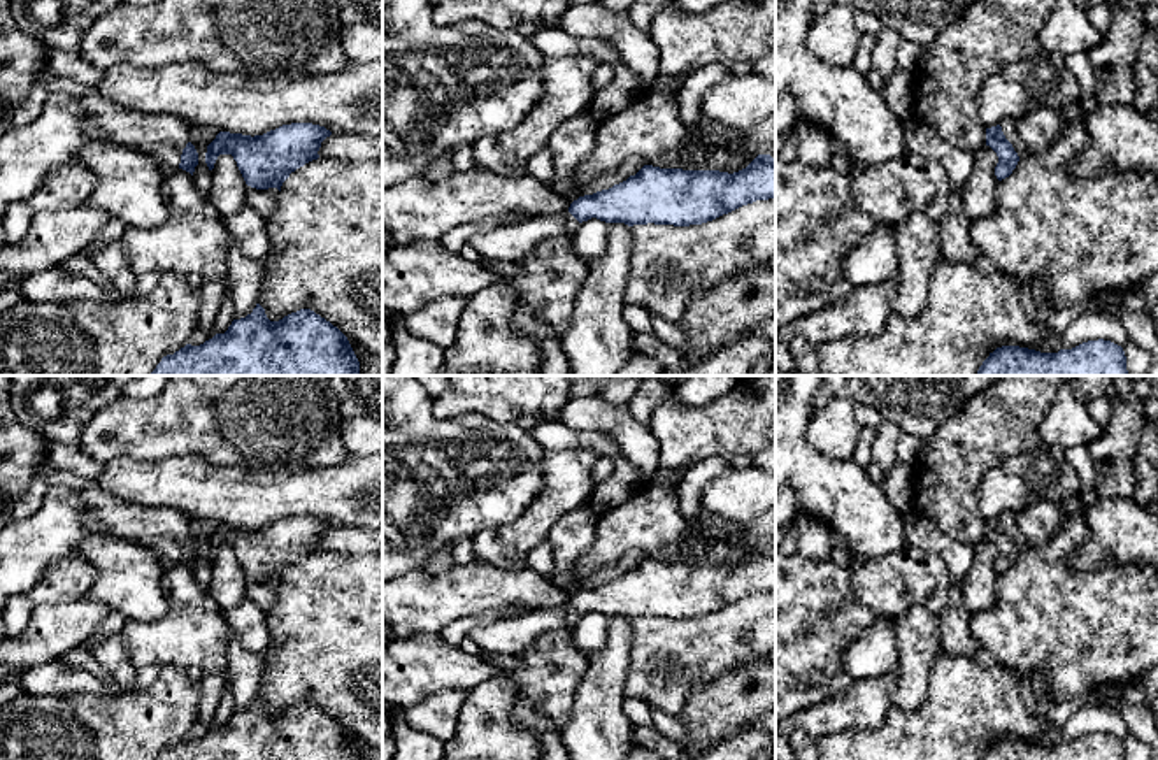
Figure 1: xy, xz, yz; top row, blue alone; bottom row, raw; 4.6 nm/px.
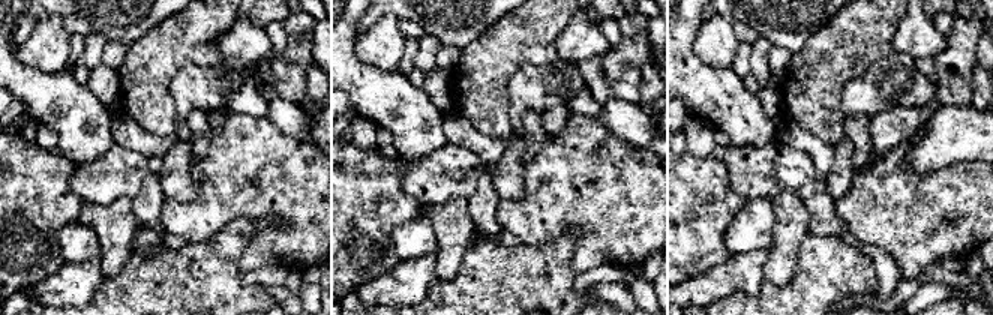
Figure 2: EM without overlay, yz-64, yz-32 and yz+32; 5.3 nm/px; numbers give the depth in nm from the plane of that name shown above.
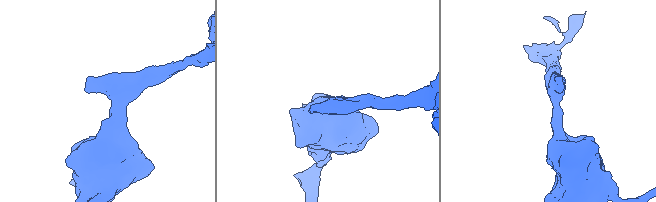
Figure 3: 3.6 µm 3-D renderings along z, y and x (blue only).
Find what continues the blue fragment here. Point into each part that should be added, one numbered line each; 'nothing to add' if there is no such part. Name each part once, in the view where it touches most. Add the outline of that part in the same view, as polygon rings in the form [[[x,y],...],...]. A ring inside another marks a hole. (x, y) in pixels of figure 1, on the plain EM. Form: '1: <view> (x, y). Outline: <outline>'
1: yz (1009, 522). Outline: [[[1004,511],[998,518],[1002,520],[1002,525],[1004,525],[1005,532],[1012,537],[1014,544],[1019,549],[1021,539],[1019,539],[1019,534],[1018,534],[1016,514],[1014,513],[1009,513],[1009,511]]]

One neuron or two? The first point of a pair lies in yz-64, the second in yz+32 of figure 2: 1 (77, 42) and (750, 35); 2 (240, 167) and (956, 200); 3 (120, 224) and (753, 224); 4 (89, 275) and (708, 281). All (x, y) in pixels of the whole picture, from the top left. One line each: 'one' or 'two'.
1: two
2: one
3: two
4: one

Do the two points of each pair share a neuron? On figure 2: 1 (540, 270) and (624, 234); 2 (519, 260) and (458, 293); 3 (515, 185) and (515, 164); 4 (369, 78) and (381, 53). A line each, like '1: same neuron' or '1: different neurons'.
1: different neurons
2: same neuron
3: same neuron
4: different neurons

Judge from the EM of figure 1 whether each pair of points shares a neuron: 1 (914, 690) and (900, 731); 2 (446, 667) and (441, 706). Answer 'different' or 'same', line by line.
1: different
2: different

